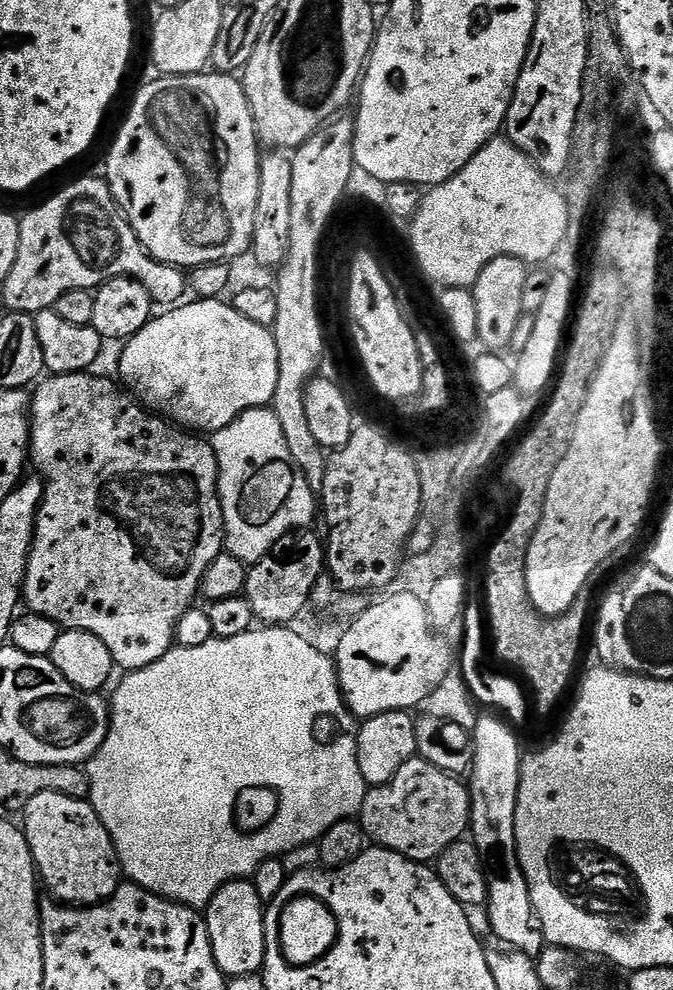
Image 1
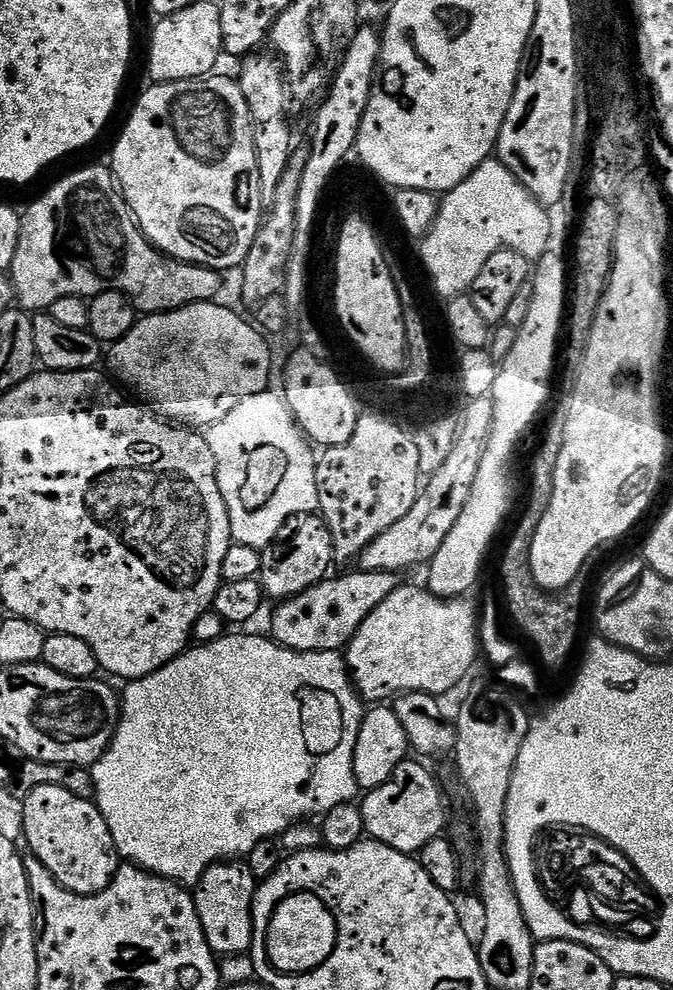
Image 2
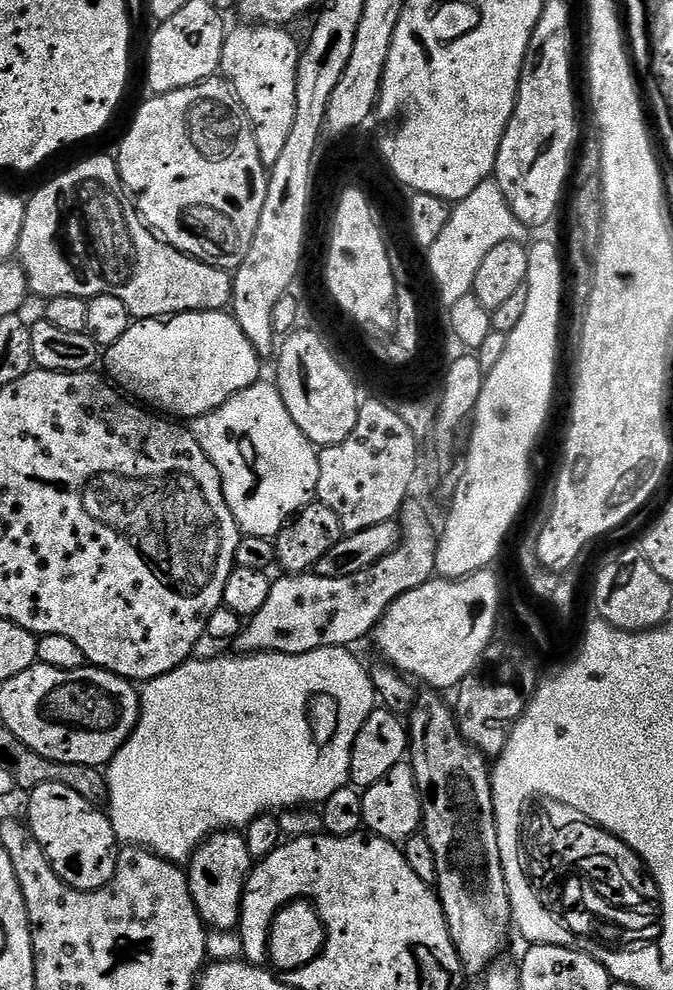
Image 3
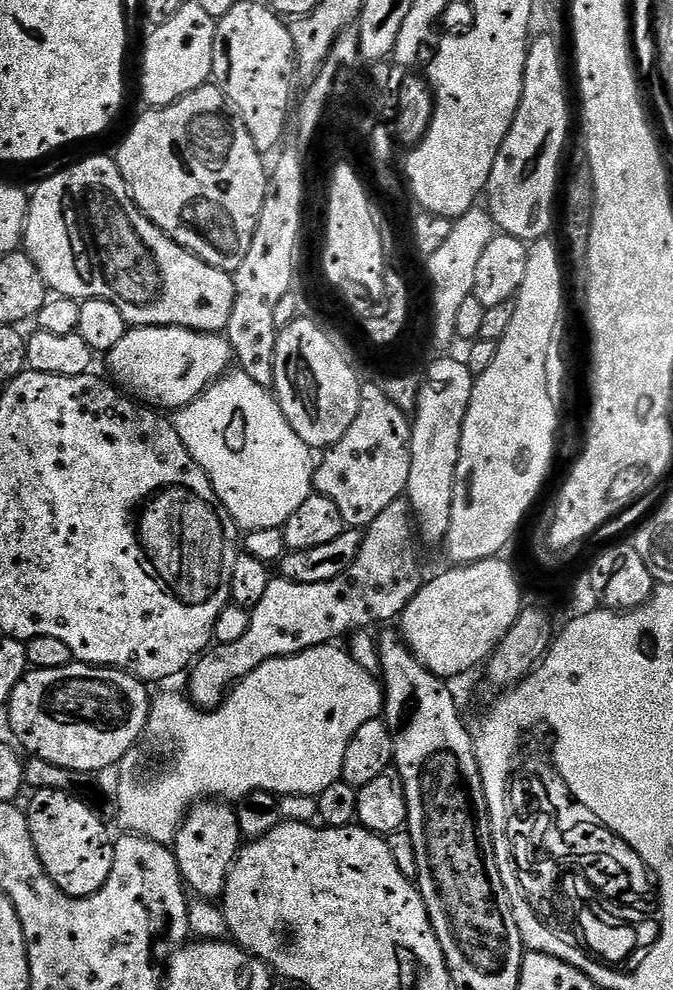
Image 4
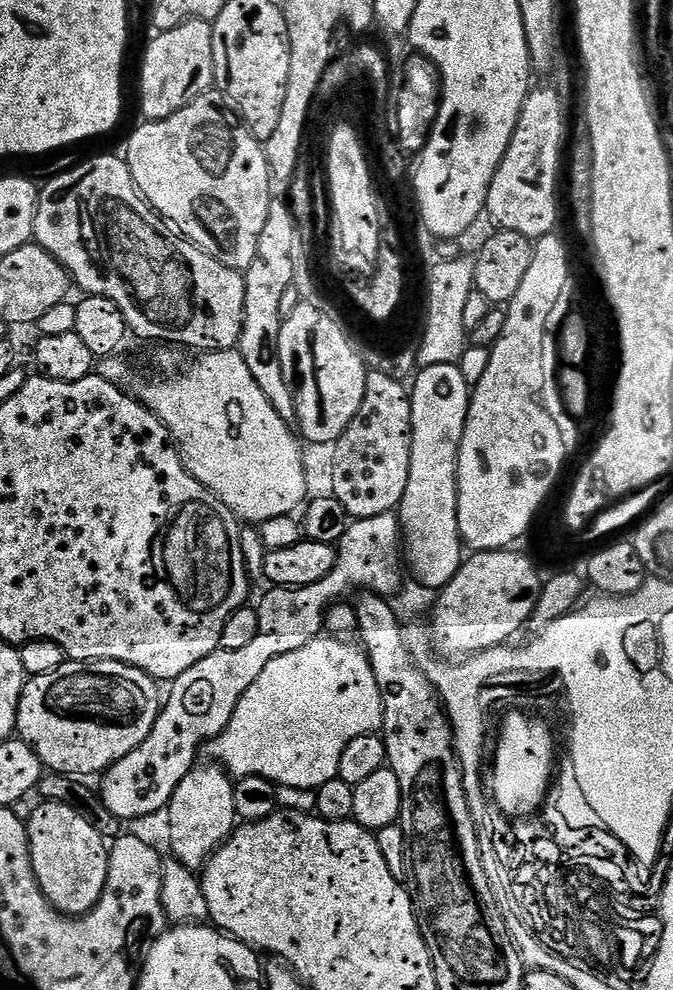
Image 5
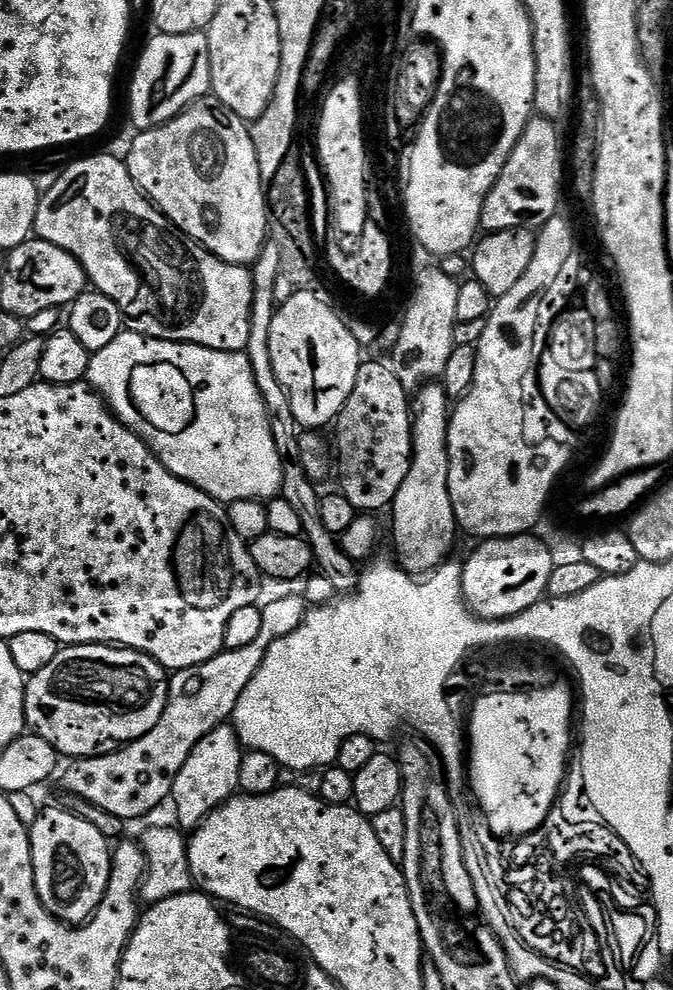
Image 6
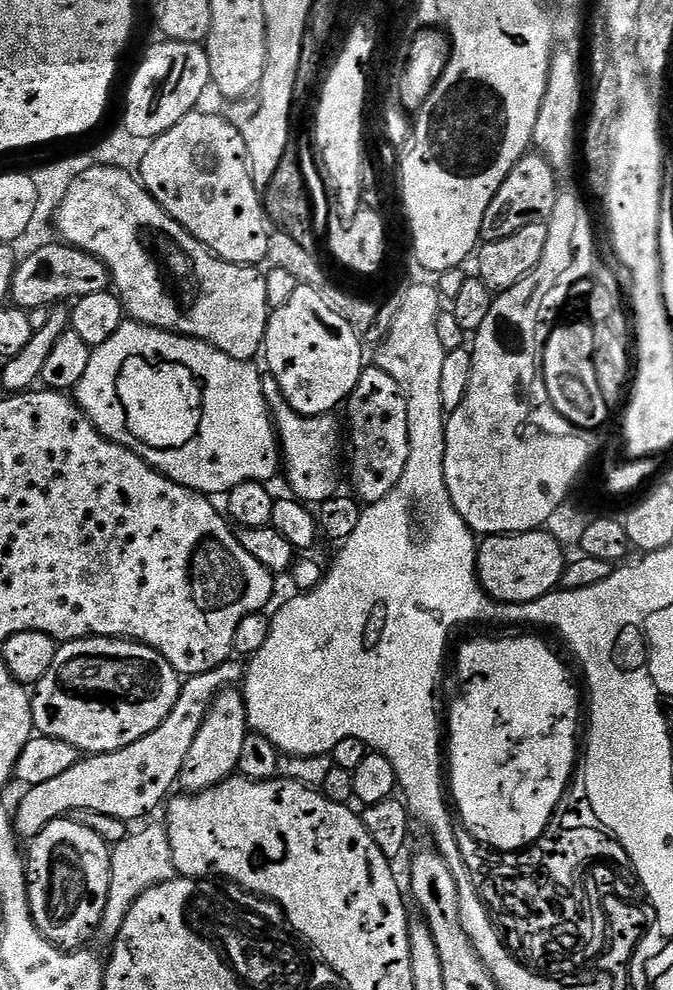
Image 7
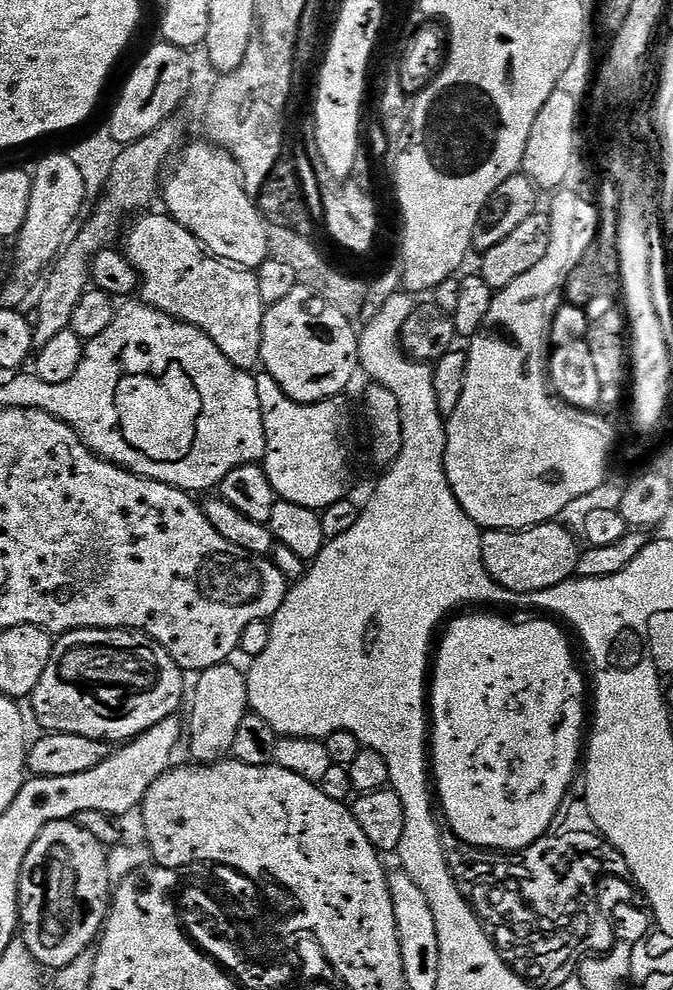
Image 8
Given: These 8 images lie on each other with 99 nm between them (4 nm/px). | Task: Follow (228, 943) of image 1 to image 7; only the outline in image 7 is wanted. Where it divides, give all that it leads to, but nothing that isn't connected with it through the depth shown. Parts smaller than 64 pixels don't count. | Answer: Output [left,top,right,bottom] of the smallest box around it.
[179,687,249,794]

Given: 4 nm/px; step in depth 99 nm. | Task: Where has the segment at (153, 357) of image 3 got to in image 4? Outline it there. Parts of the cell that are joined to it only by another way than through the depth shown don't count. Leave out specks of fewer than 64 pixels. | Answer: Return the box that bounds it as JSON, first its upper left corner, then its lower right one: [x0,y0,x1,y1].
[106,326,234,410]

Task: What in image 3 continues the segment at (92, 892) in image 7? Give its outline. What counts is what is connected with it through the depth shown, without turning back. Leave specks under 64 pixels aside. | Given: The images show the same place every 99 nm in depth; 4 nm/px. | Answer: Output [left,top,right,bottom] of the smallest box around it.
[26,782,118,892]

